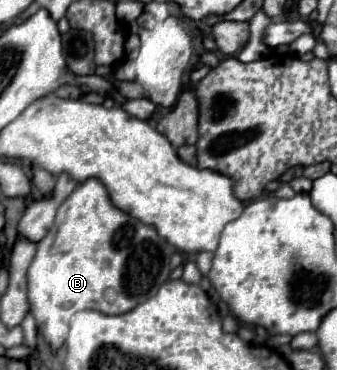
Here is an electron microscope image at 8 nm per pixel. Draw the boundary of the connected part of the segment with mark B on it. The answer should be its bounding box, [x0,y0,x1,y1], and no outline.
[26,179,176,349]

